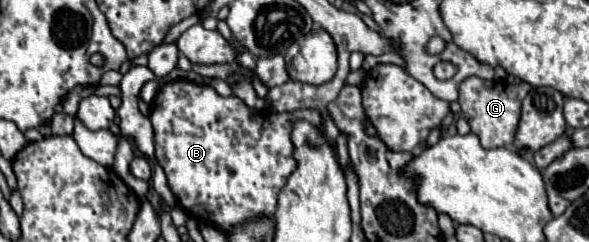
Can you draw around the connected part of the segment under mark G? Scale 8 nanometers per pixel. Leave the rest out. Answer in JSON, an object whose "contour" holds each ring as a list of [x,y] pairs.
{"contour":[[[468,77],[460,83],[460,97],[458,97],[458,103],[462,107],[462,115],[464,119],[470,123],[470,129],[472,133],[476,133],[480,137],[480,143],[486,147],[486,149],[492,149],[492,147],[510,147],[514,143],[514,137],[516,137],[516,131],[518,131],[518,121],[520,121],[520,105],[522,105],[522,99],[526,97],[526,93],[530,91],[530,85],[526,83],[520,83],[518,87],[516,85],[510,85],[506,81],[484,81],[484,79],[478,79],[478,77]]]}

